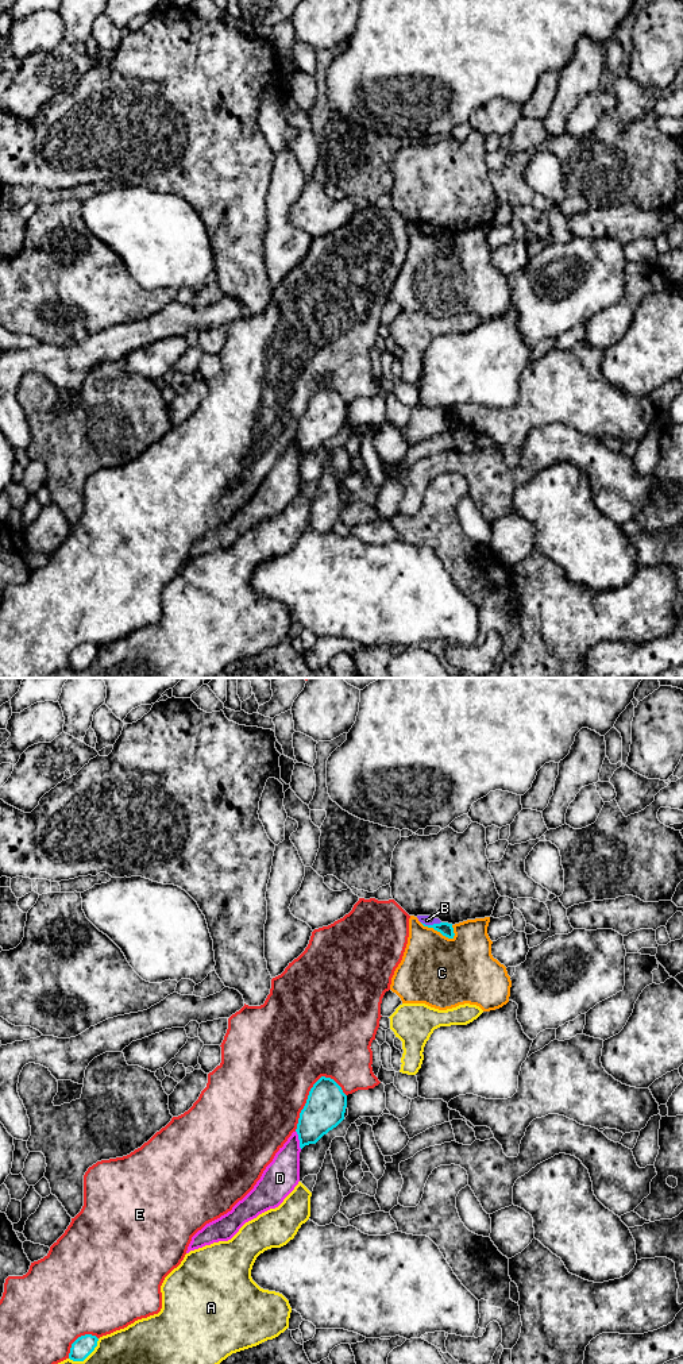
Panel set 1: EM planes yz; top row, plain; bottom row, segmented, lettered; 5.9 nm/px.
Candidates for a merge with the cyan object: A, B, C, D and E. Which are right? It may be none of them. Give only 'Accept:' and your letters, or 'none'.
Accept: none

